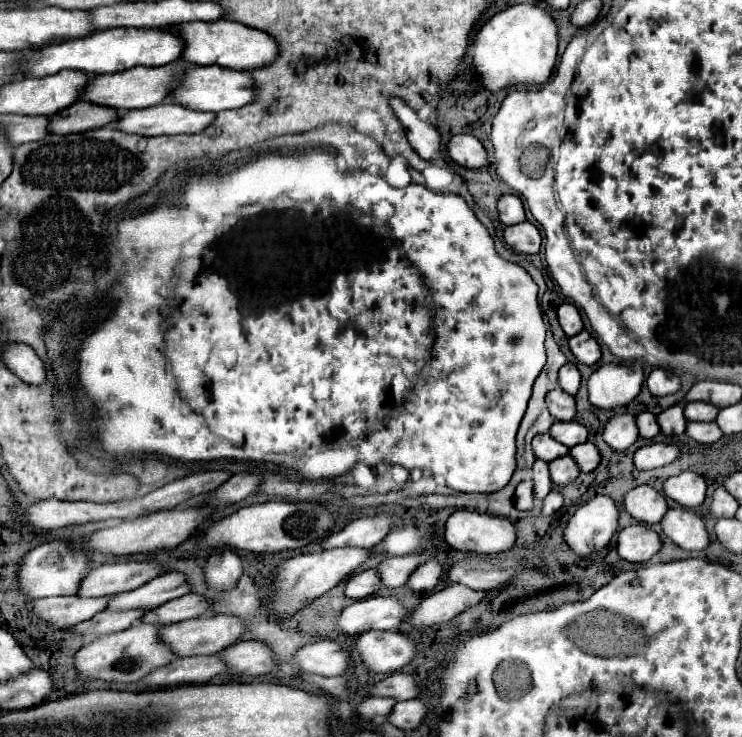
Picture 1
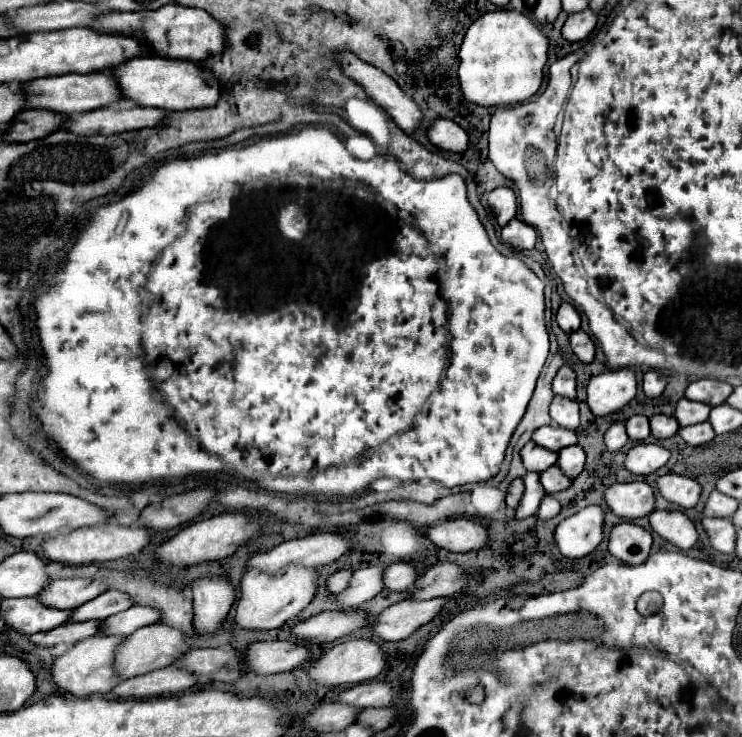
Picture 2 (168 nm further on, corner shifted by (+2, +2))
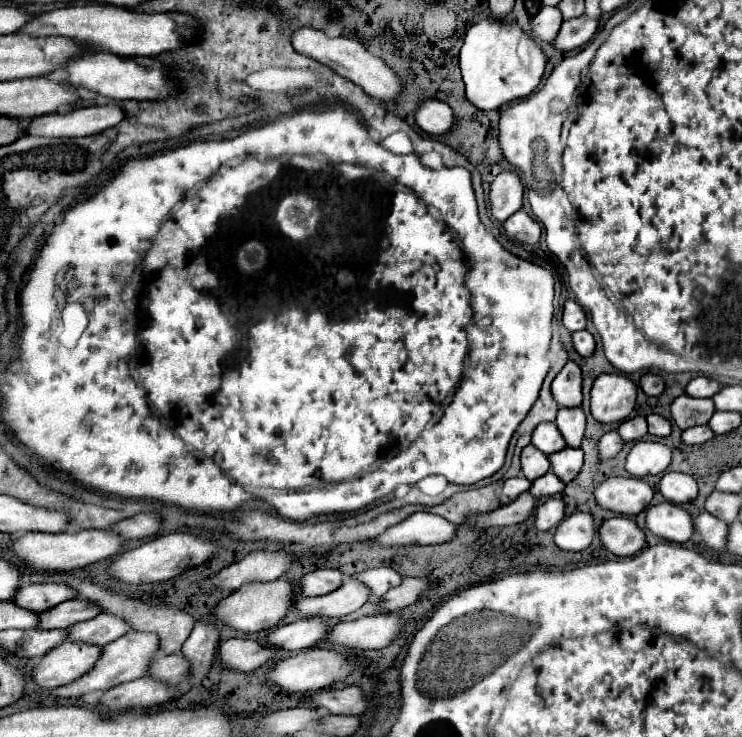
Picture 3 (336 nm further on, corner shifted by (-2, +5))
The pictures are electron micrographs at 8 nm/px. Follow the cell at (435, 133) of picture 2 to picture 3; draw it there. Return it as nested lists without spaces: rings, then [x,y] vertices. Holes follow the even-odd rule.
[[[422,98],[414,118],[416,124],[428,134],[444,134],[454,128],[452,108],[438,98]]]

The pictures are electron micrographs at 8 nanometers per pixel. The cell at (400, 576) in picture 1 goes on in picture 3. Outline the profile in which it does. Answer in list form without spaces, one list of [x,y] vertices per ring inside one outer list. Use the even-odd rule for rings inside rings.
[[[346,578],[344,584],[324,596],[316,598],[296,598],[292,602],[292,608],[298,612],[300,618],[342,618],[346,614],[352,614],[368,600],[366,588],[358,584],[354,578]]]

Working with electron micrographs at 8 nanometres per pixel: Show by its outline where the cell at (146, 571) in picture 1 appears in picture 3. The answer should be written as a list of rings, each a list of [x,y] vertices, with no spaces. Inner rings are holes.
[[[28,584],[16,590],[12,602],[30,612],[44,612],[70,598],[74,598],[74,590],[64,584]]]

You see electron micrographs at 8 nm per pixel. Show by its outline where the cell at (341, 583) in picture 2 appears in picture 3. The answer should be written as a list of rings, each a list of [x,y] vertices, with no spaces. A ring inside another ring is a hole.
[[[314,570],[300,578],[302,596],[322,596],[334,592],[342,584],[342,574],[338,570]]]

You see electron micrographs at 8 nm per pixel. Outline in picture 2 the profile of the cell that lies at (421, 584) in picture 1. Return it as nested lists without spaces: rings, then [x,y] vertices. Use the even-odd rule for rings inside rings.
[[[394,563],[386,569],[386,587],[392,591],[410,591],[420,573],[410,563]]]

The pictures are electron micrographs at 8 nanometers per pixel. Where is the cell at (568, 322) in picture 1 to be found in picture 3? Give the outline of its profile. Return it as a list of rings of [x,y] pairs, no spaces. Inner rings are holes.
[[[566,300],[562,322],[570,332],[578,332],[578,330],[586,328],[586,314],[574,300]]]

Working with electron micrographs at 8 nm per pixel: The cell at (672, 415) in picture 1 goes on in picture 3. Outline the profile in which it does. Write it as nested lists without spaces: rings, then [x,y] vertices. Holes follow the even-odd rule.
[[[650,414],[648,416],[648,432],[658,438],[670,436],[670,422],[658,414]]]

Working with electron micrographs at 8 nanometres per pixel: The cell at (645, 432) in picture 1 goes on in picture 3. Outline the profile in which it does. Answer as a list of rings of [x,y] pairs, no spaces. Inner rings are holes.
[[[636,416],[636,418],[628,418],[618,426],[618,434],[624,442],[636,442],[642,440],[648,434],[648,424],[644,416]]]

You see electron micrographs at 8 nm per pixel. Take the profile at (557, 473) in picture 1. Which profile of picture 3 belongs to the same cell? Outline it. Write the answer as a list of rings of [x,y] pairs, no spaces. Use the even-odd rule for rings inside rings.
[[[546,472],[542,478],[534,480],[530,486],[530,494],[534,498],[550,498],[556,496],[564,490],[562,480],[558,480],[558,476],[554,476],[554,472]]]

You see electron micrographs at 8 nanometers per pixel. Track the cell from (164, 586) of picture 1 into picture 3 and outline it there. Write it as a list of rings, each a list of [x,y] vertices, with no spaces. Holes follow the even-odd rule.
[[[66,600],[46,612],[38,614],[36,630],[66,630],[76,622],[84,622],[100,614],[102,610],[86,600]]]

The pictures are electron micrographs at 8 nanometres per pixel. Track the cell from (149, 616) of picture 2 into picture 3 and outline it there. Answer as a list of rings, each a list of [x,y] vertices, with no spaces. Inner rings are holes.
[[[98,614],[92,620],[70,626],[68,640],[106,646],[108,642],[124,636],[128,630],[130,630],[130,626],[122,618],[110,616],[110,614]]]

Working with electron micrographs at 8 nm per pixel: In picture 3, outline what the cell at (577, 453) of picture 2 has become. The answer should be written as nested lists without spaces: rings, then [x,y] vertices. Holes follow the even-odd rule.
[[[564,448],[560,452],[554,452],[548,456],[550,460],[550,470],[564,482],[572,482],[576,478],[576,474],[582,468],[582,456],[584,452],[580,448]]]

